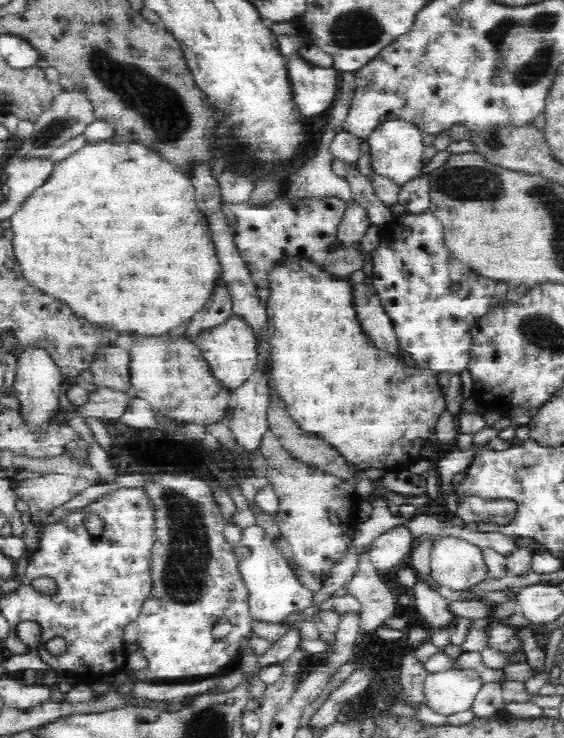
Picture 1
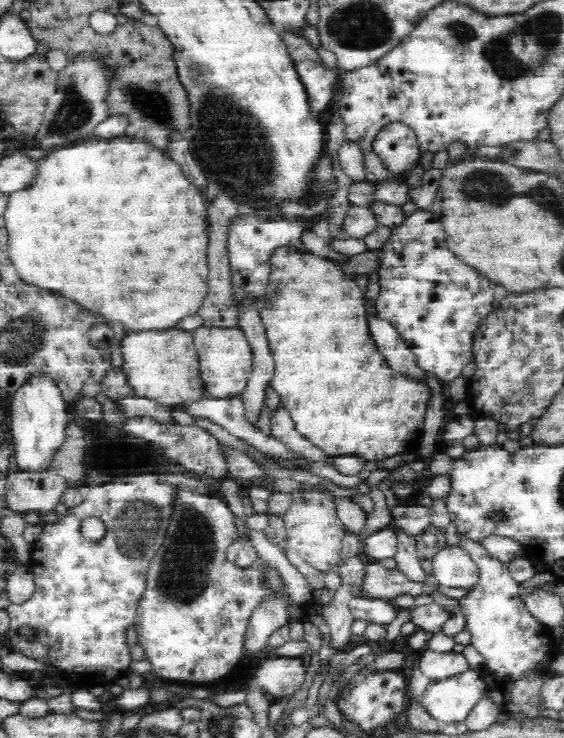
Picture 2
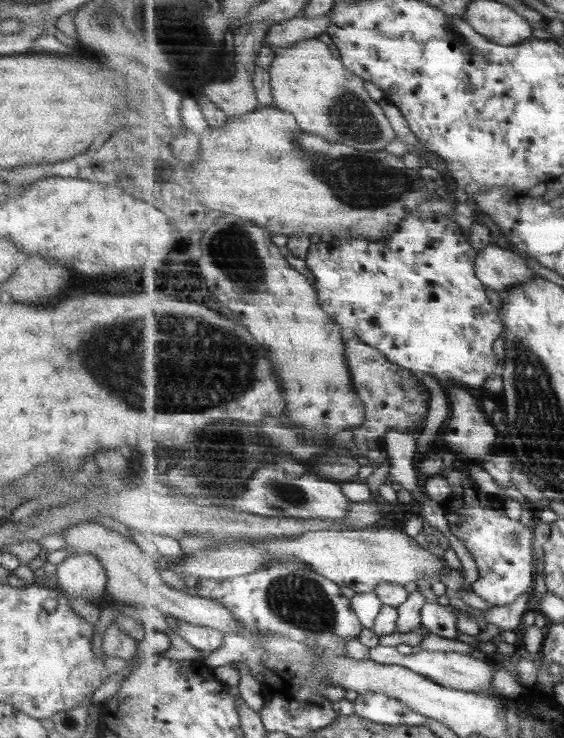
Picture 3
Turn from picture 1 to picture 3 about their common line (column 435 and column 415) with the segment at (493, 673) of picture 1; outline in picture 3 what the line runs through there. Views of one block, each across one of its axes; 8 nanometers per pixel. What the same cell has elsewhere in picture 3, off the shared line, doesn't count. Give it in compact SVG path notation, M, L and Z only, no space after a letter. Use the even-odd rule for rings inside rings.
M377 645L369 648L371 658L374 662L381 665L398 665L413 670L417 674L429 678L443 686L454 688L455 690L464 690L465 692L478 693L487 689L494 689L493 678L494 671L491 664L483 656L474 654L463 654L460 652L431 652L422 648L417 653L408 655L401 654L395 646Z

